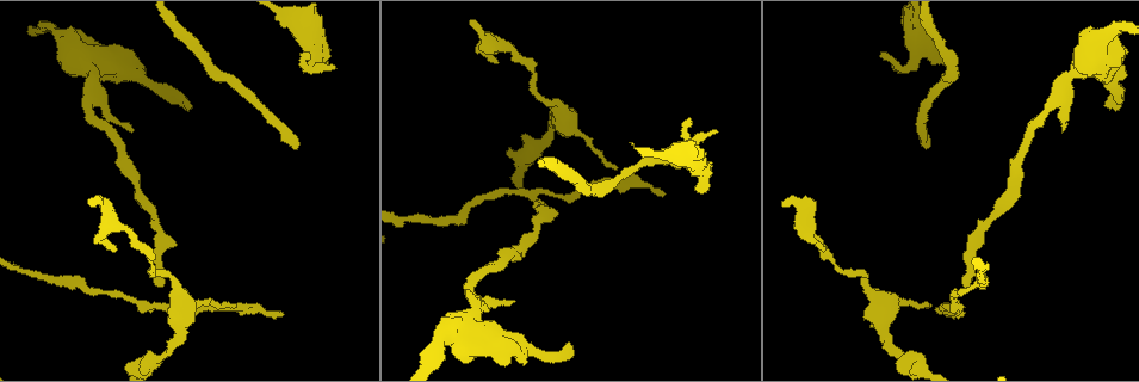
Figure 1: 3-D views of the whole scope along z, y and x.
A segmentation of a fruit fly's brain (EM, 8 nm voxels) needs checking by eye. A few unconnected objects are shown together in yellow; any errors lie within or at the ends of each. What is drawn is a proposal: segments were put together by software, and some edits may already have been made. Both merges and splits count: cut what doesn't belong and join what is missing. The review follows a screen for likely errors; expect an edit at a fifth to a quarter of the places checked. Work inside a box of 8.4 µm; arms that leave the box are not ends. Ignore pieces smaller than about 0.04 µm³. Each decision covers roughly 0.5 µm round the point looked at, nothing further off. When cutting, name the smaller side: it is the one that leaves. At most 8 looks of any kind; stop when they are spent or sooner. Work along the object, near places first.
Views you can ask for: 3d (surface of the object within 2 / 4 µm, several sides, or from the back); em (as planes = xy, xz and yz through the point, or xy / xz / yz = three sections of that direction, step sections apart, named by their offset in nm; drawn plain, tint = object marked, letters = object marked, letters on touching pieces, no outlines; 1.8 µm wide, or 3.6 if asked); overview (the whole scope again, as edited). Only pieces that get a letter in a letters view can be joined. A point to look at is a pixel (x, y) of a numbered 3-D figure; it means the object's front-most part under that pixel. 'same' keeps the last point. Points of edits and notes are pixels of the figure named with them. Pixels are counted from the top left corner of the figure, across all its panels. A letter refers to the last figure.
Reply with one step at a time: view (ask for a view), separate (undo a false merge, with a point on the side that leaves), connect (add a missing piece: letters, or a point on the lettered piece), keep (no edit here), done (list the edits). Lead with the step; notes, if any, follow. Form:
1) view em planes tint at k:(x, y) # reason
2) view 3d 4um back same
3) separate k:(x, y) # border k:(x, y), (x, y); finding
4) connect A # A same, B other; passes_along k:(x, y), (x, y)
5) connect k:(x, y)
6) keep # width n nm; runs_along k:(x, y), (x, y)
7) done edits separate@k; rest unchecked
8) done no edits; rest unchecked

view 3d 4um at 1:(297, 149) # free end

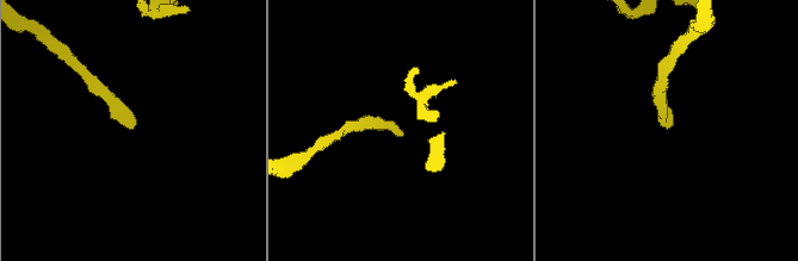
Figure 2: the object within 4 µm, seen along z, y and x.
view em planes plain at 2:(399, 129)

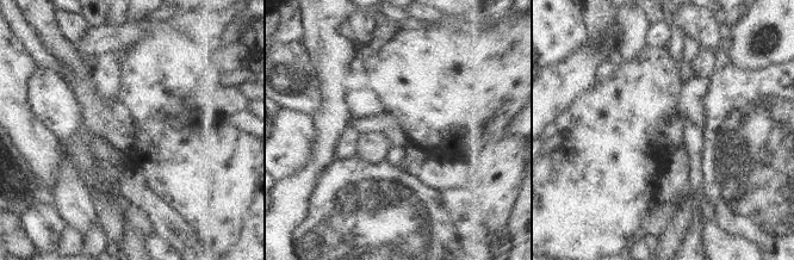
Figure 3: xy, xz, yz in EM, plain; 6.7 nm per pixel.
view em planes letters same # see the neighbours

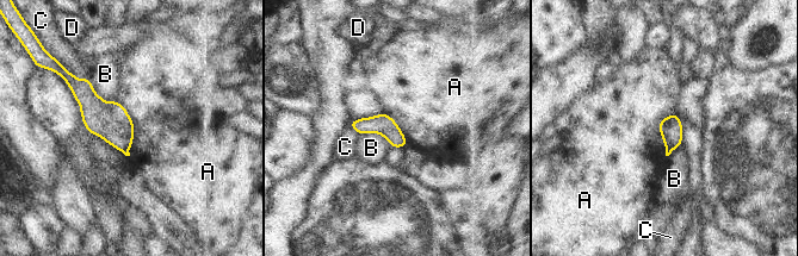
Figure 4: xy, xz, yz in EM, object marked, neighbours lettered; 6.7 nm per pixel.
keep # A other, B other, C other, D other; no lettered piece goes on from it

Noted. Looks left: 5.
view em planes letters at 1:(700, 193) # stops while still wide

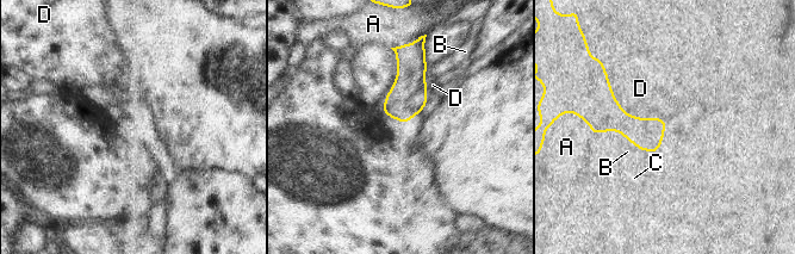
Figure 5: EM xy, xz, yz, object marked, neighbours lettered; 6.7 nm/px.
keep # longest_contact D 500 nm; A other, B other, C other, D other; none of them fits

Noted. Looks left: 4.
view em planes letters at 1:(666, 194) # branch stops here

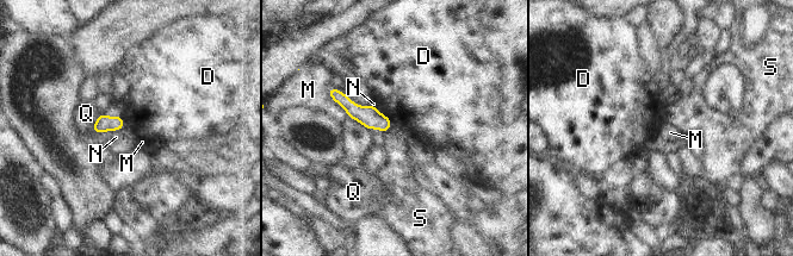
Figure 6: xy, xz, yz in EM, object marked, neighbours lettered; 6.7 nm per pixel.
keep # longest_contact M 240 nm; D other, M other, N other, Q other, S other; border 6:(376, 107), (392, 124); none of them fits

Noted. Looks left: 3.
done no edits; rest unchecked

